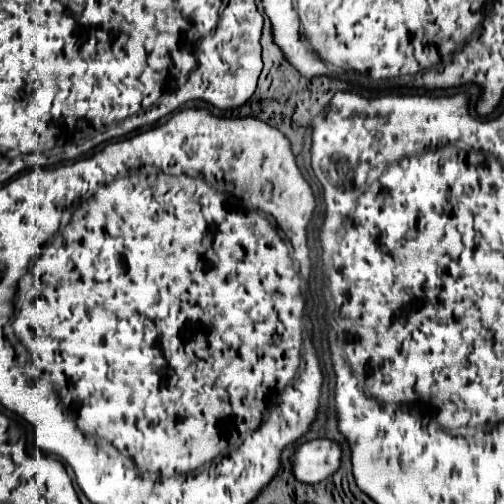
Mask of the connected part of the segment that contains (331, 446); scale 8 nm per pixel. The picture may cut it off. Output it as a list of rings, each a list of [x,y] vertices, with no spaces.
[[[319,438],[303,442],[289,456],[293,476],[305,484],[317,484],[331,476],[341,464],[341,448],[337,442]]]

